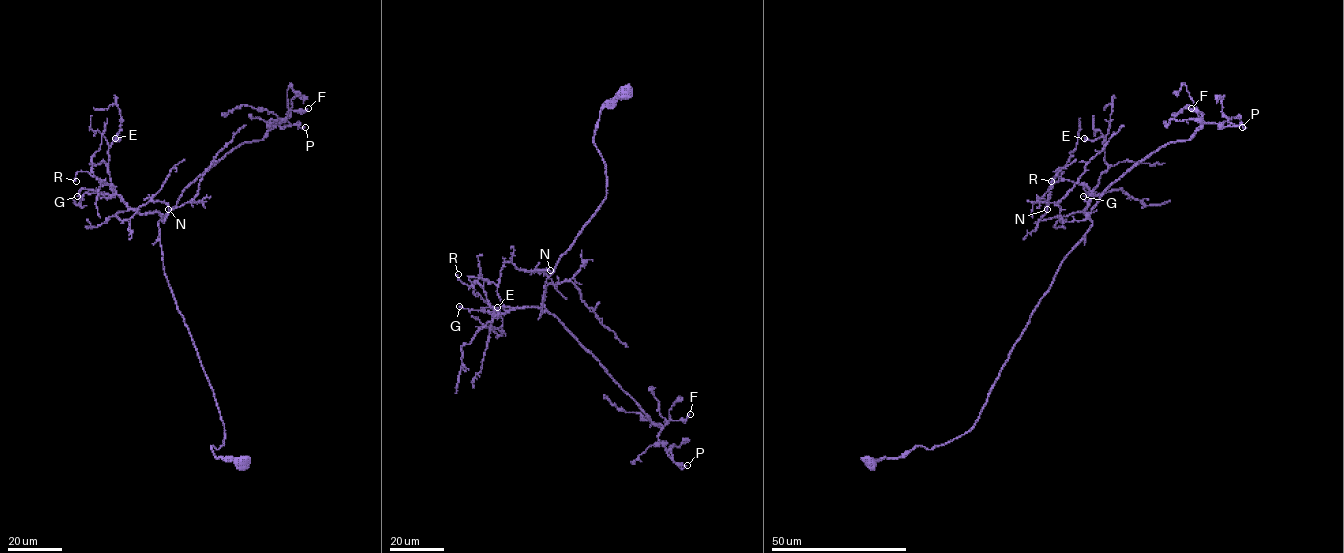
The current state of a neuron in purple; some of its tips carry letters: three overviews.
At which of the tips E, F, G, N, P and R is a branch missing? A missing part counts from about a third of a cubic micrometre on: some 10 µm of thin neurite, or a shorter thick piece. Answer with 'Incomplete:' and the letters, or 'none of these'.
Incomplete: F, P

